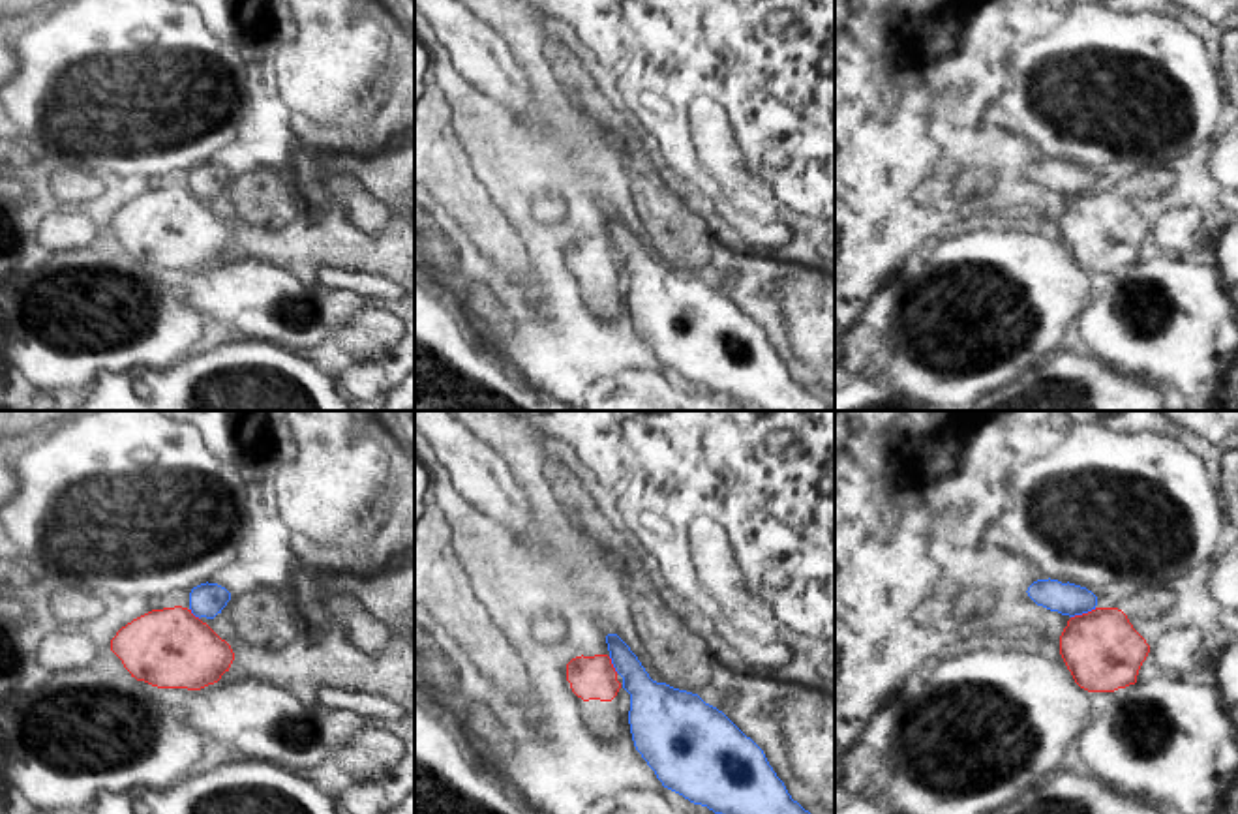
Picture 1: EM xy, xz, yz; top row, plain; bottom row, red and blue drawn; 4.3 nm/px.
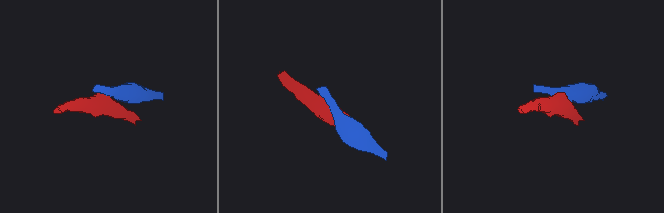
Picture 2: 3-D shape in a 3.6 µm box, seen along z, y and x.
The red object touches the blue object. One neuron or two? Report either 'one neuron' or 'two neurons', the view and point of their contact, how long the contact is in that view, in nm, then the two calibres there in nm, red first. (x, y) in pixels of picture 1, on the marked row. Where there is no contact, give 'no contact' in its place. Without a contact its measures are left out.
two neurons | yz (1083, 614) | 120 nm | 340/140 nm

